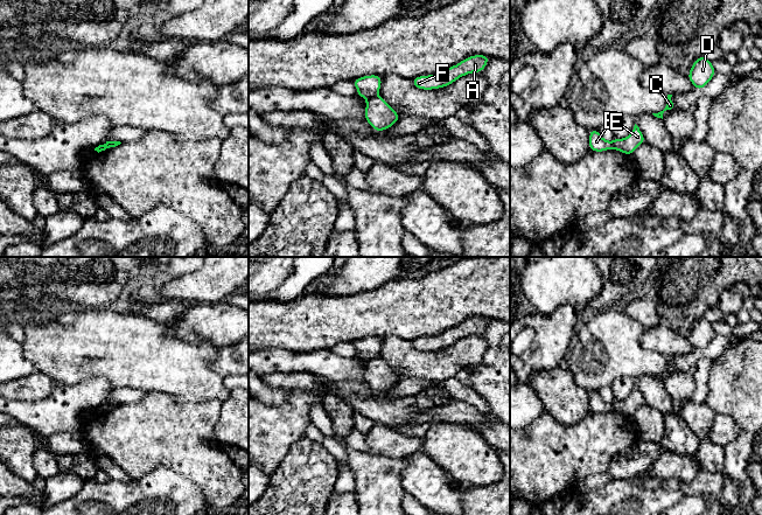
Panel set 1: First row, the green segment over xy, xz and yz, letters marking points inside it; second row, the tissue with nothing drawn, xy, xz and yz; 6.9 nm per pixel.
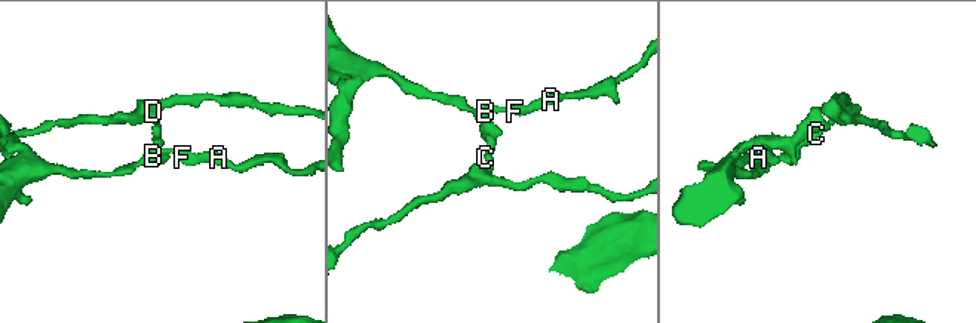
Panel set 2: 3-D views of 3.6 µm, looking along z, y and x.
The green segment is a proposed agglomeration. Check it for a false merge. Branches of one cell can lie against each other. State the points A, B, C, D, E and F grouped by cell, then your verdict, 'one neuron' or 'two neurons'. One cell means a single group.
A B F / C D E | two neurons

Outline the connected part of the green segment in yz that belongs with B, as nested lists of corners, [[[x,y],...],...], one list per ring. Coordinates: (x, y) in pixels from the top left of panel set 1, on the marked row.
[[[589,130],[589,149],[594,152],[603,152],[611,149],[611,142],[604,140],[597,130]]]

